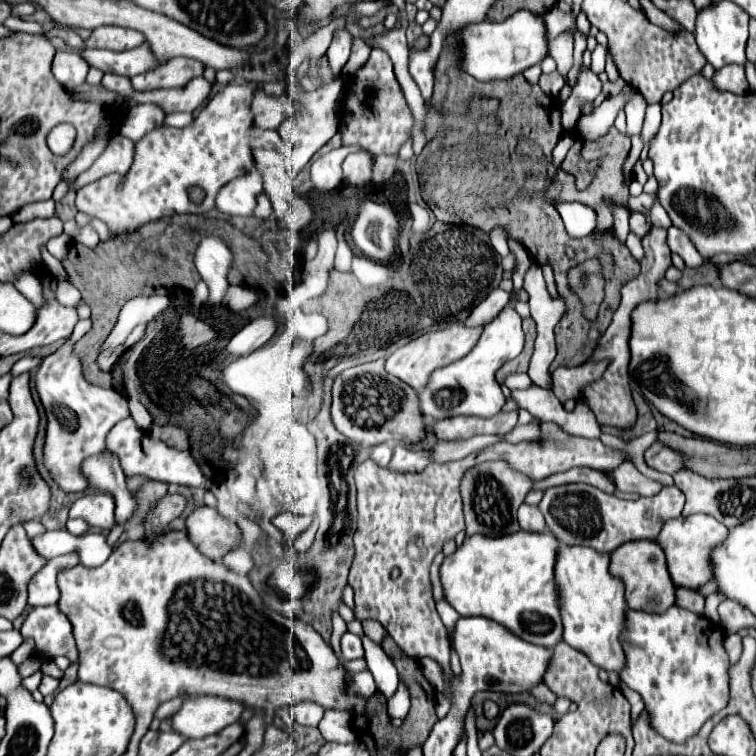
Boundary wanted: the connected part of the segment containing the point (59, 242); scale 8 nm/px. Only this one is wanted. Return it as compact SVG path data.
M59 234L59 236L55 236L55 238L51 238L49 242L47 242L47 250L55 256L55 258L59 258L59 260L63 260L63 258L67 258L67 252L69 252L69 238L67 238L67 234Z

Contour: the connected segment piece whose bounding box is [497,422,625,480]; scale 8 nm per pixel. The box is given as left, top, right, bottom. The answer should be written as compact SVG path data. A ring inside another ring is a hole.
M553 422L541 424L541 430L543 430L543 436L547 436L541 442L519 442L519 444L501 442L501 444L497 444L497 458L511 462L513 466L517 466L517 470L523 470L533 480L543 480L551 474L565 472L575 466L589 466L589 468L597 468L597 470L615 470L621 462L625 462L625 456L621 452L613 452L611 448L603 446L601 440L569 436Z

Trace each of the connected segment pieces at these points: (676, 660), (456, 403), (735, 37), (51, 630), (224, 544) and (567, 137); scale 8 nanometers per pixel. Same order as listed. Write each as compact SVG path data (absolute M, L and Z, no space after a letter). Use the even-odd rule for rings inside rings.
M671 606L663 614L647 614L639 610L625 612L625 628L621 632L621 646L625 652L625 666L621 680L631 690L639 692L645 700L645 708L651 710L653 726L663 738L671 742L685 742L691 734L697 734L711 714L719 712L729 698L729 658L723 650L723 630L707 618L695 616L689 610Z
M505 306L503 314L491 322L491 326L485 326L477 346L461 360L437 368L431 374L429 384L419 392L419 408L427 422L443 420L457 414L469 414L469 416L481 416L491 418L499 414L507 398L501 392L501 386L495 380L495 372L509 360L517 358L523 350L525 334L521 330L521 316L513 310L513 306Z
M719 2L719 6L709 6L699 12L697 24L695 24L695 38L697 46L707 58L707 62L719 70L727 64L741 64L745 66L745 44L747 44L747 14L739 10L733 2Z
M57 604L33 608L21 628L25 638L33 638L37 650L45 650L55 656L67 656L71 662L77 662L77 648L73 640L73 626L67 616L59 610Z
M209 506L195 508L187 516L185 526L193 546L211 560L221 558L227 550L231 550L231 546L237 546L241 540L239 528Z
M571 133L563 134L553 150L552 163L555 167L559 168L562 161L566 157L569 149L575 143L575 137Z

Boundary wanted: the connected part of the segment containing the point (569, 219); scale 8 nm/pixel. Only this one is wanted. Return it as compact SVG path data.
M557 202L557 210L571 238L583 238L591 234L597 224L597 212L593 206L581 202Z

